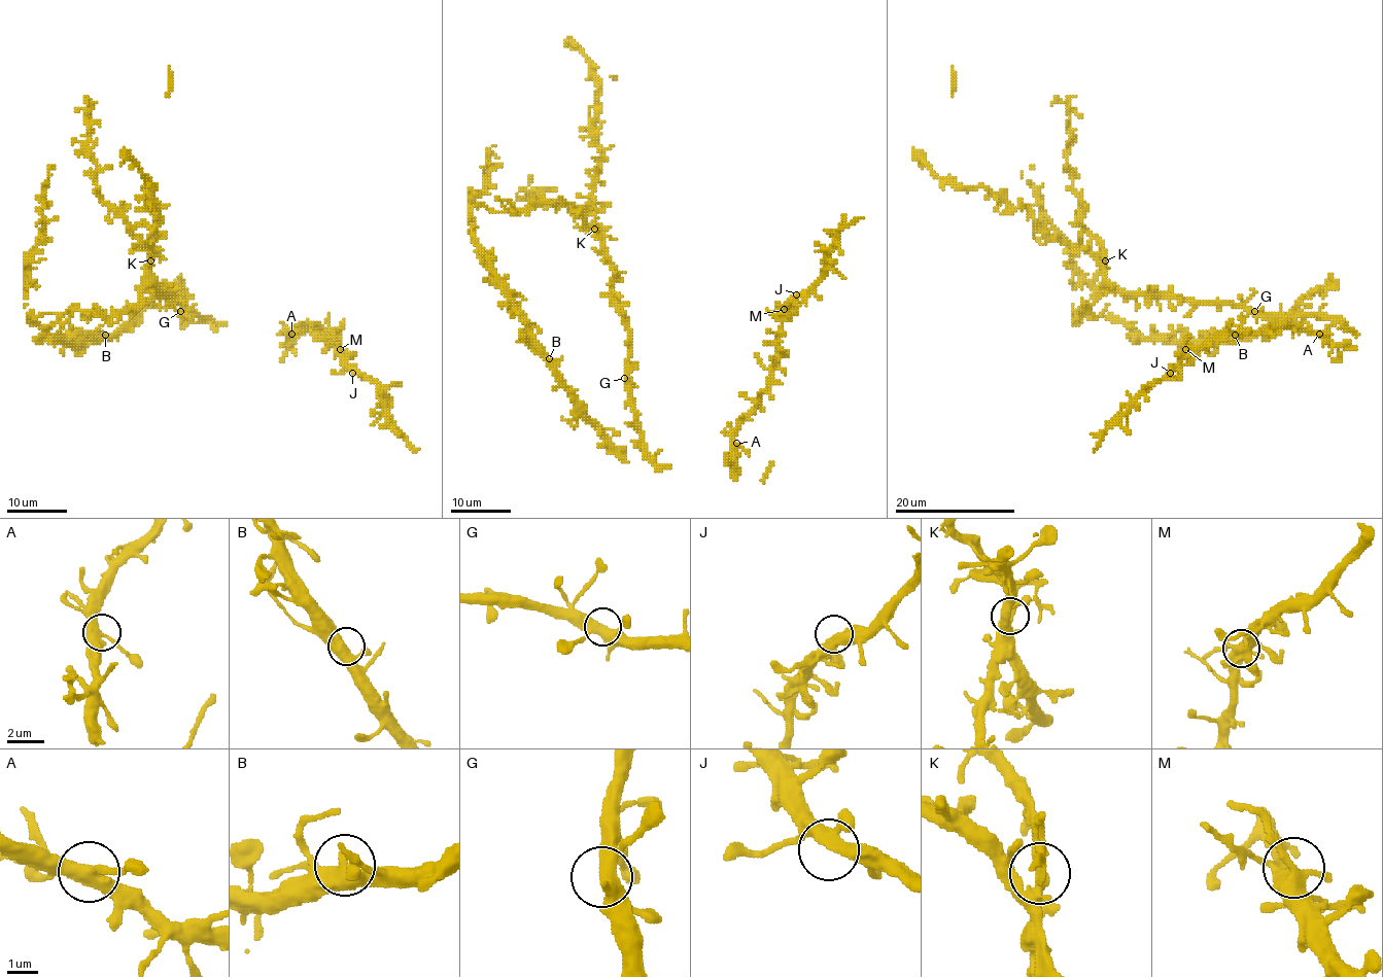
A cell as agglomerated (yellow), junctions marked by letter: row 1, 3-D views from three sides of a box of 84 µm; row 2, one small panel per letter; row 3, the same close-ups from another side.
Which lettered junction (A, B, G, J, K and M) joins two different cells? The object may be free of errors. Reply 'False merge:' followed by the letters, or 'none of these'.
False merge: K

